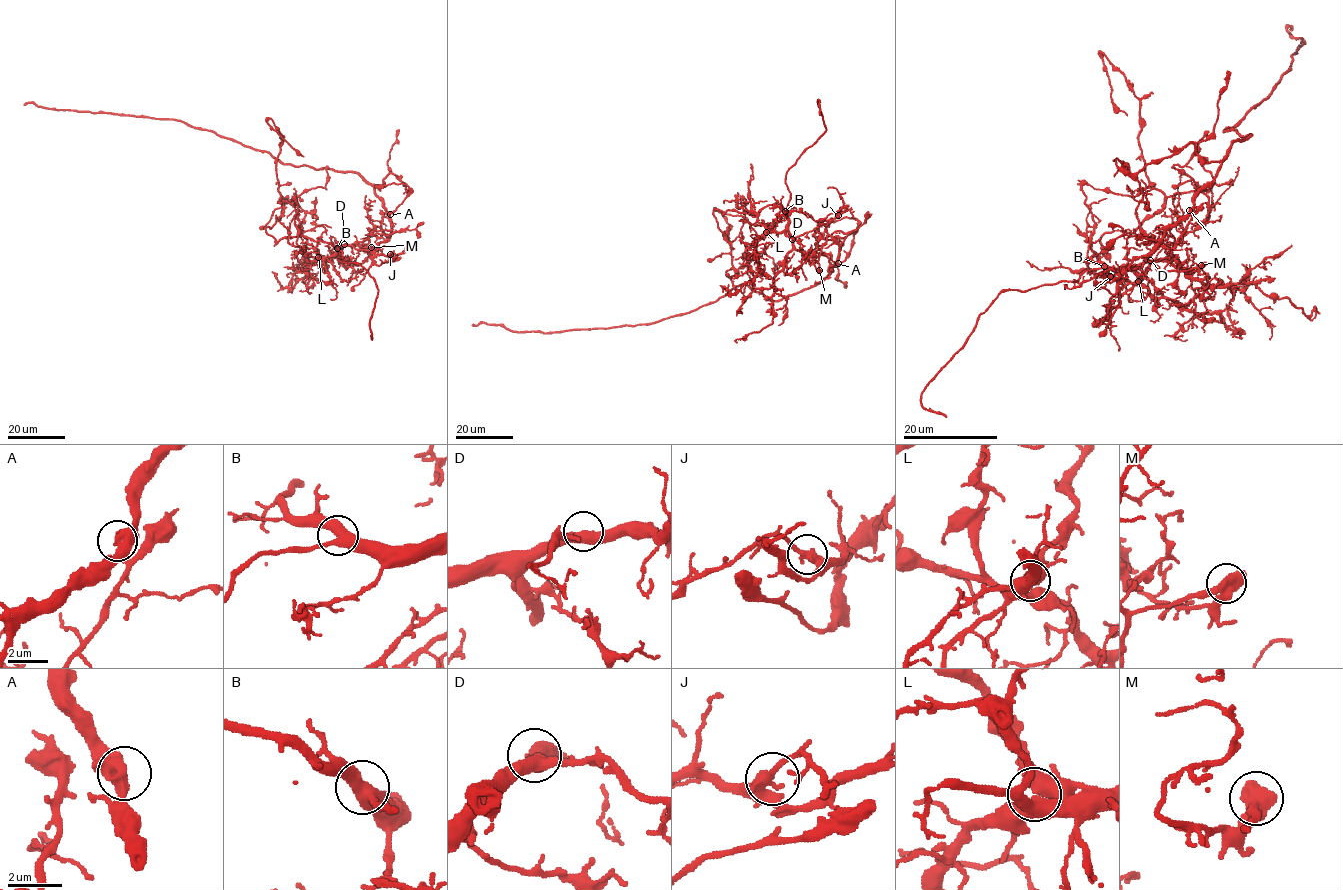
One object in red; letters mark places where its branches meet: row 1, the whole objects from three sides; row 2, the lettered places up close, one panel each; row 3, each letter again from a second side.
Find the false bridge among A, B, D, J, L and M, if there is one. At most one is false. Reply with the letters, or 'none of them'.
M

